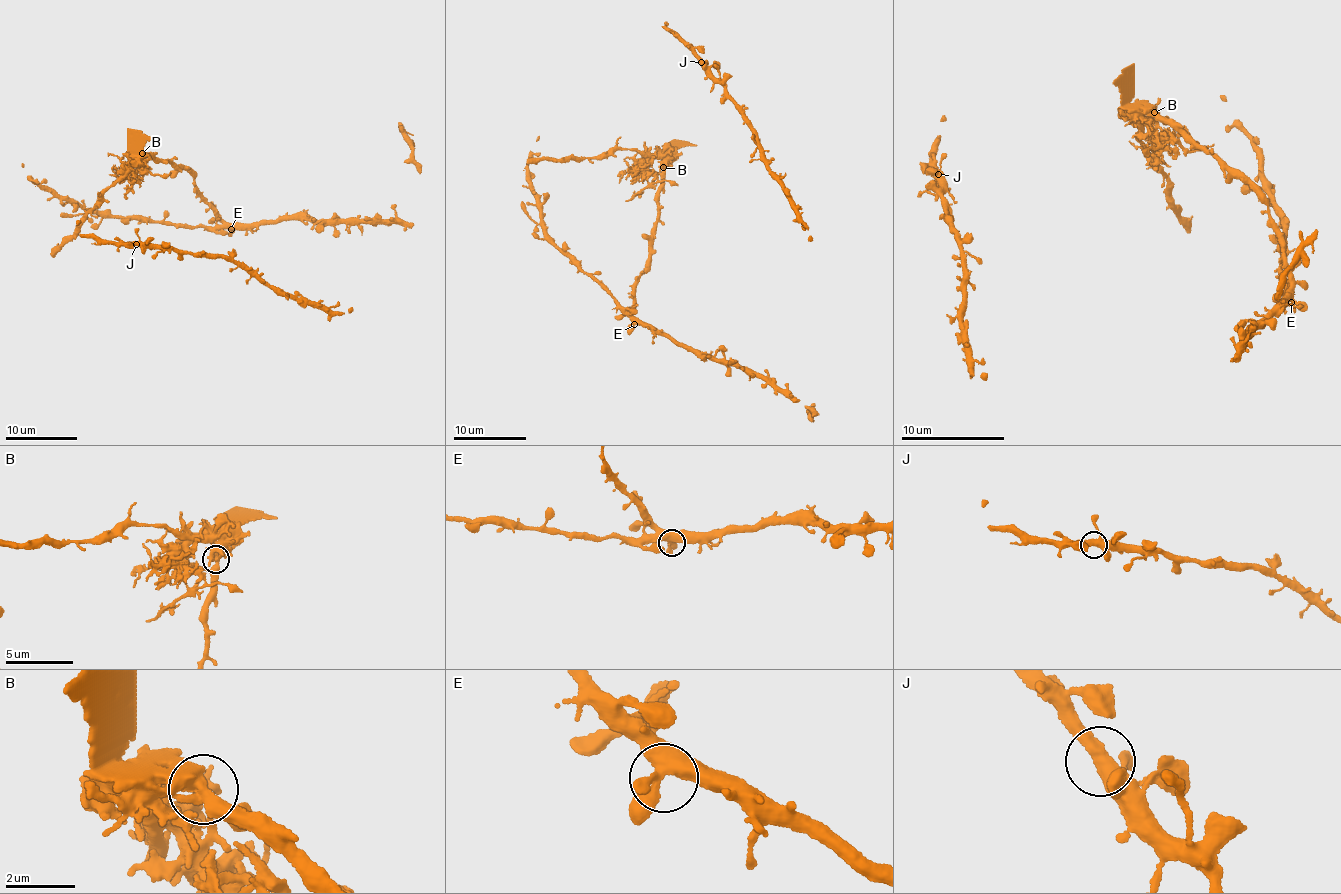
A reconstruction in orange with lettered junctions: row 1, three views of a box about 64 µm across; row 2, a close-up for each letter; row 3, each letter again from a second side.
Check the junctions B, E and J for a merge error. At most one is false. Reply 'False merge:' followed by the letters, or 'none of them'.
False merge: B

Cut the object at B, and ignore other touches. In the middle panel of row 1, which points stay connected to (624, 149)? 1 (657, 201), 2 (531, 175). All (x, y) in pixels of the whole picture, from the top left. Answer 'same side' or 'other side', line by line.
1: other side
2: other side

